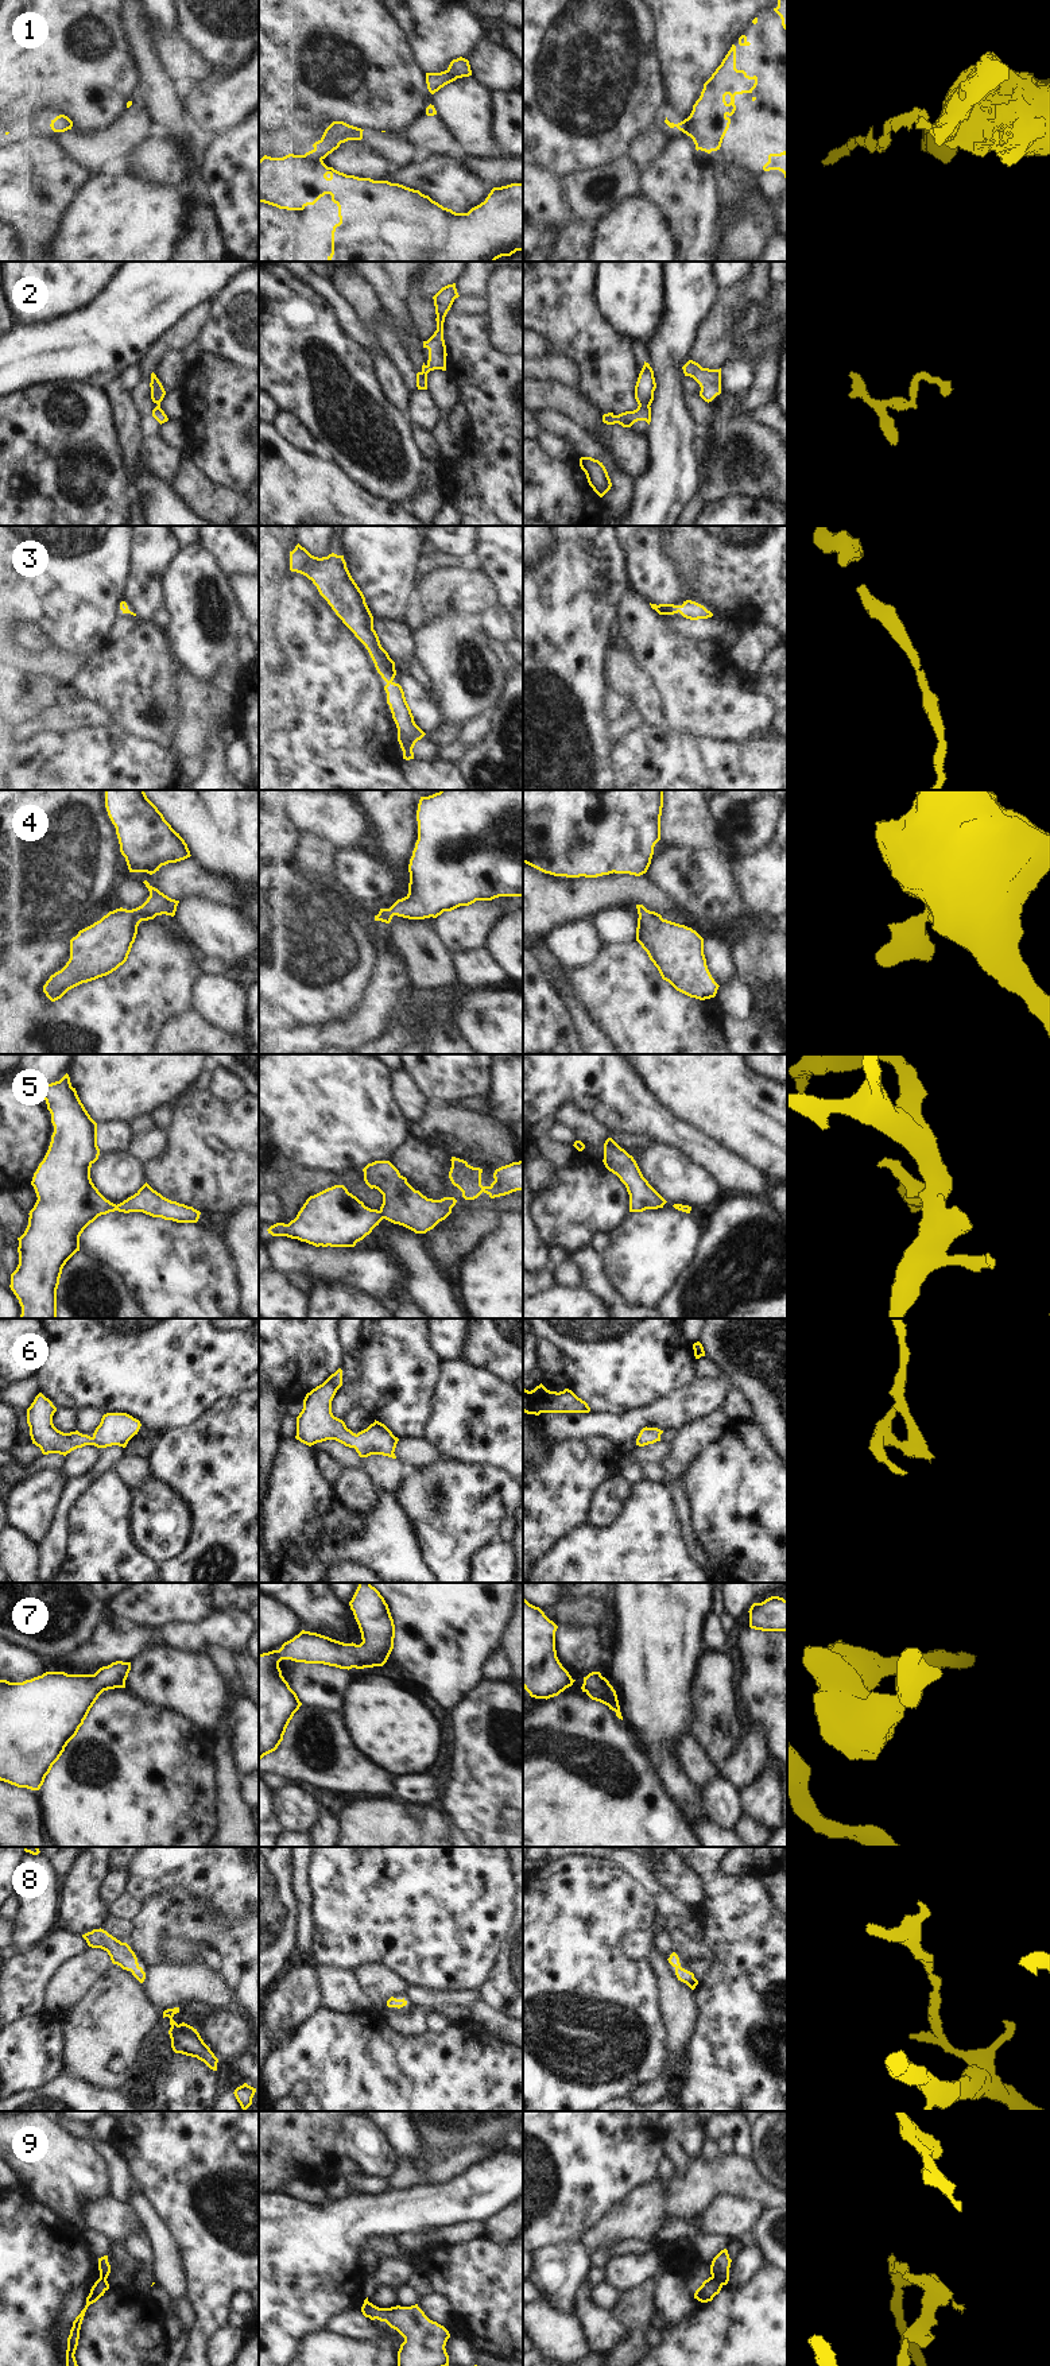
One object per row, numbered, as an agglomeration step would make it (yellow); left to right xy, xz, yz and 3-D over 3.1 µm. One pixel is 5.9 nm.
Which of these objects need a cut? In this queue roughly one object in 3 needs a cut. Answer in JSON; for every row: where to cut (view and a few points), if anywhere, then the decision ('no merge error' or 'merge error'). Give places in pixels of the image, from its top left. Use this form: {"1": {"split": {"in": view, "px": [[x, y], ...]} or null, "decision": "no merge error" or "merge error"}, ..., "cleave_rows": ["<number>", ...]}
{"1": {"split": {"in": "xz", "px": [[313, 150], [321, 159]]}, "decision": "merge error"}, "2": {"split": null, "decision": "no merge error"}, "3": {"split": null, "decision": "no merge error"}, "4": {"split": null, "decision": "no merge error"}, "5": {"split": null, "decision": "no merge error"}, "6": {"split": null, "decision": "no merge error"}, "7": {"split": null, "decision": "no merge error"}, "8": {"split": null, "decision": "no merge error"}, "9": {"split": {"in": "yz", "px": [[712, 2276], [723, 2284]]}, "decision": "merge error"}, "cleave_rows": ["1", "9"]}

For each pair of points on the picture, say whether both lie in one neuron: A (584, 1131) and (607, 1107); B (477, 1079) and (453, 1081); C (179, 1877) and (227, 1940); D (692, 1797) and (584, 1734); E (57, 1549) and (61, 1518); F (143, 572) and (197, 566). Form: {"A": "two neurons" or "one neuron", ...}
{"A": "two neurons", "B": "one neuron", "C": "two neurons", "D": "two neurons", "E": "one neuron", "F": "two neurons"}

